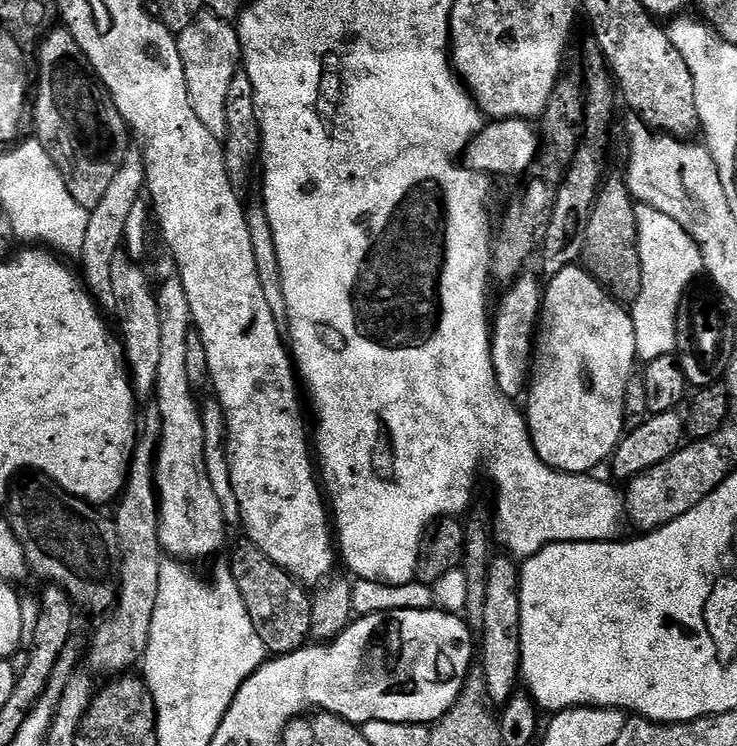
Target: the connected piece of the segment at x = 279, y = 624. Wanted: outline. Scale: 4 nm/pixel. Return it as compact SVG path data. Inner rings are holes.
M244 538L232 552L232 577L238 586L238 594L242 594L242 602L246 602L246 614L250 614L250 622L254 622L254 630L258 630L258 638L262 638L265 649L276 656L285 656L294 650L305 647L309 643L312 627L312 596L309 589L295 580L278 562L274 562L251 540Z

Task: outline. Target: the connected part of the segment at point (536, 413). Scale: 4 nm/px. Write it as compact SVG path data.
M583 267L562 270L547 283L542 292L538 335L534 341L534 363L526 389L528 429L534 450L538 450L538 458L542 458L542 462L560 472L588 474L611 457L626 431L626 386L638 368L636 331L631 311L615 300L607 288Z

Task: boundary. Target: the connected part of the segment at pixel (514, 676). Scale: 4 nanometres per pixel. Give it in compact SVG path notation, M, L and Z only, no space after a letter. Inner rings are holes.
M507 554L493 555L486 574L486 602L482 622L478 625L478 668L484 673L488 698L493 705L503 706L521 683L522 602L520 601L521 565Z

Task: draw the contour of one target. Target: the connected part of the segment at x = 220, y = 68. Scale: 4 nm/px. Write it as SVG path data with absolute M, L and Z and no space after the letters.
M202 14L186 30L178 33L176 42L184 63L186 86L194 114L202 121L202 126L223 141L228 134L226 120L226 94L230 94L230 82L234 82L237 72L242 68L240 36L229 21L219 20L217 16Z

